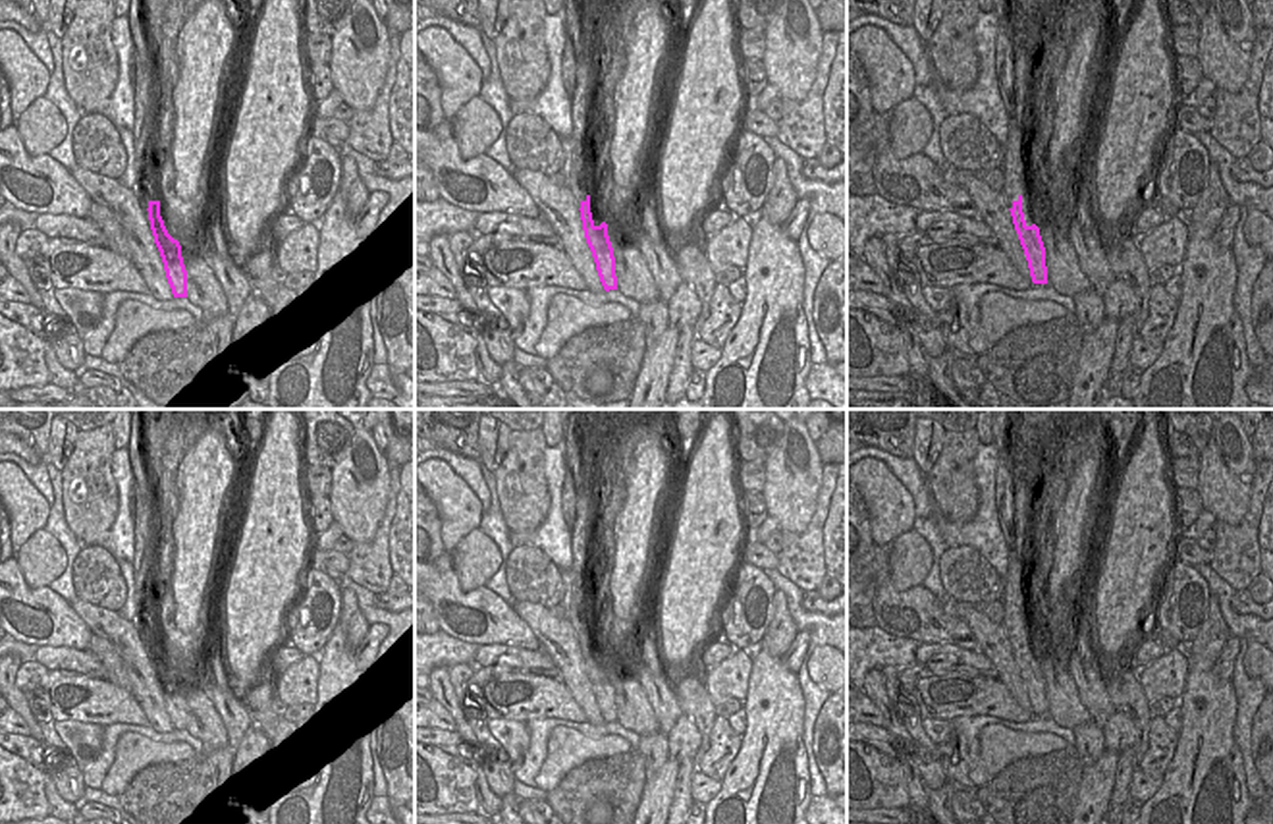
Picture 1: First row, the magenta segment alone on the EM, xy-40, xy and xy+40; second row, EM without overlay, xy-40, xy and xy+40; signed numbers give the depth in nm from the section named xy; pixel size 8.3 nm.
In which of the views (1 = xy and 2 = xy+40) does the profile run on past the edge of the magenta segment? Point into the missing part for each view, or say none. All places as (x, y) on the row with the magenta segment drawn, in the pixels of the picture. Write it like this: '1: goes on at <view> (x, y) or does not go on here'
1: does not go on here
2: does not go on here

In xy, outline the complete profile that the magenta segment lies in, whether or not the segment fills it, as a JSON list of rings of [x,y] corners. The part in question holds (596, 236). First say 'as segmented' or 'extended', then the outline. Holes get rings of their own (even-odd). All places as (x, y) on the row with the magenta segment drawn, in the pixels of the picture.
as segmented; [[[586,195],[586,199],[581,201],[579,210],[581,210],[584,237],[592,251],[600,282],[606,291],[617,289],[615,257],[608,235],[608,224],[606,222],[602,222],[600,226],[594,224],[590,212],[590,195]]]

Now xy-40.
as segmented; [[[149,201],[147,210],[172,293],[174,297],[187,297],[187,270],[181,257],[181,245],[168,233],[164,226],[164,220],[160,216],[160,201]]]

